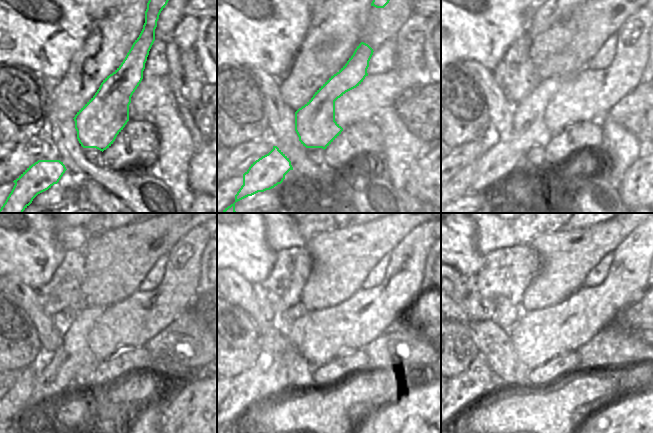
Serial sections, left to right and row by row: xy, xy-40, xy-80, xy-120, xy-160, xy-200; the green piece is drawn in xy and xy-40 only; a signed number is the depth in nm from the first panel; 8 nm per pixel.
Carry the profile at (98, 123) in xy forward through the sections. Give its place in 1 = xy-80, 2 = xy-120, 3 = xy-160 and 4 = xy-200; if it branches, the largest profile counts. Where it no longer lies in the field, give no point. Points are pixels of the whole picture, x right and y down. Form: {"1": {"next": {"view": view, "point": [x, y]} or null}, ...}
{"1": {"next": {"view": "xy-80", "point": [494, 168]}}, "2": {"next": {"view": "xy-120", "point": [51, 385]}}, "3": {"next": {"view": "xy-160", "point": [275, 384]}}, "4": {"next": {"view": "xy-200", "point": [496, 389]}}}

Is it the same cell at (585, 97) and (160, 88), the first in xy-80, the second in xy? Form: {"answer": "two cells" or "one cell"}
{"answer": "one cell"}

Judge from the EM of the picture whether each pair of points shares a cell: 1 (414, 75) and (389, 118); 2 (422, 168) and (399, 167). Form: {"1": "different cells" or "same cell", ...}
{"1": "different cells", "2": "different cells"}

